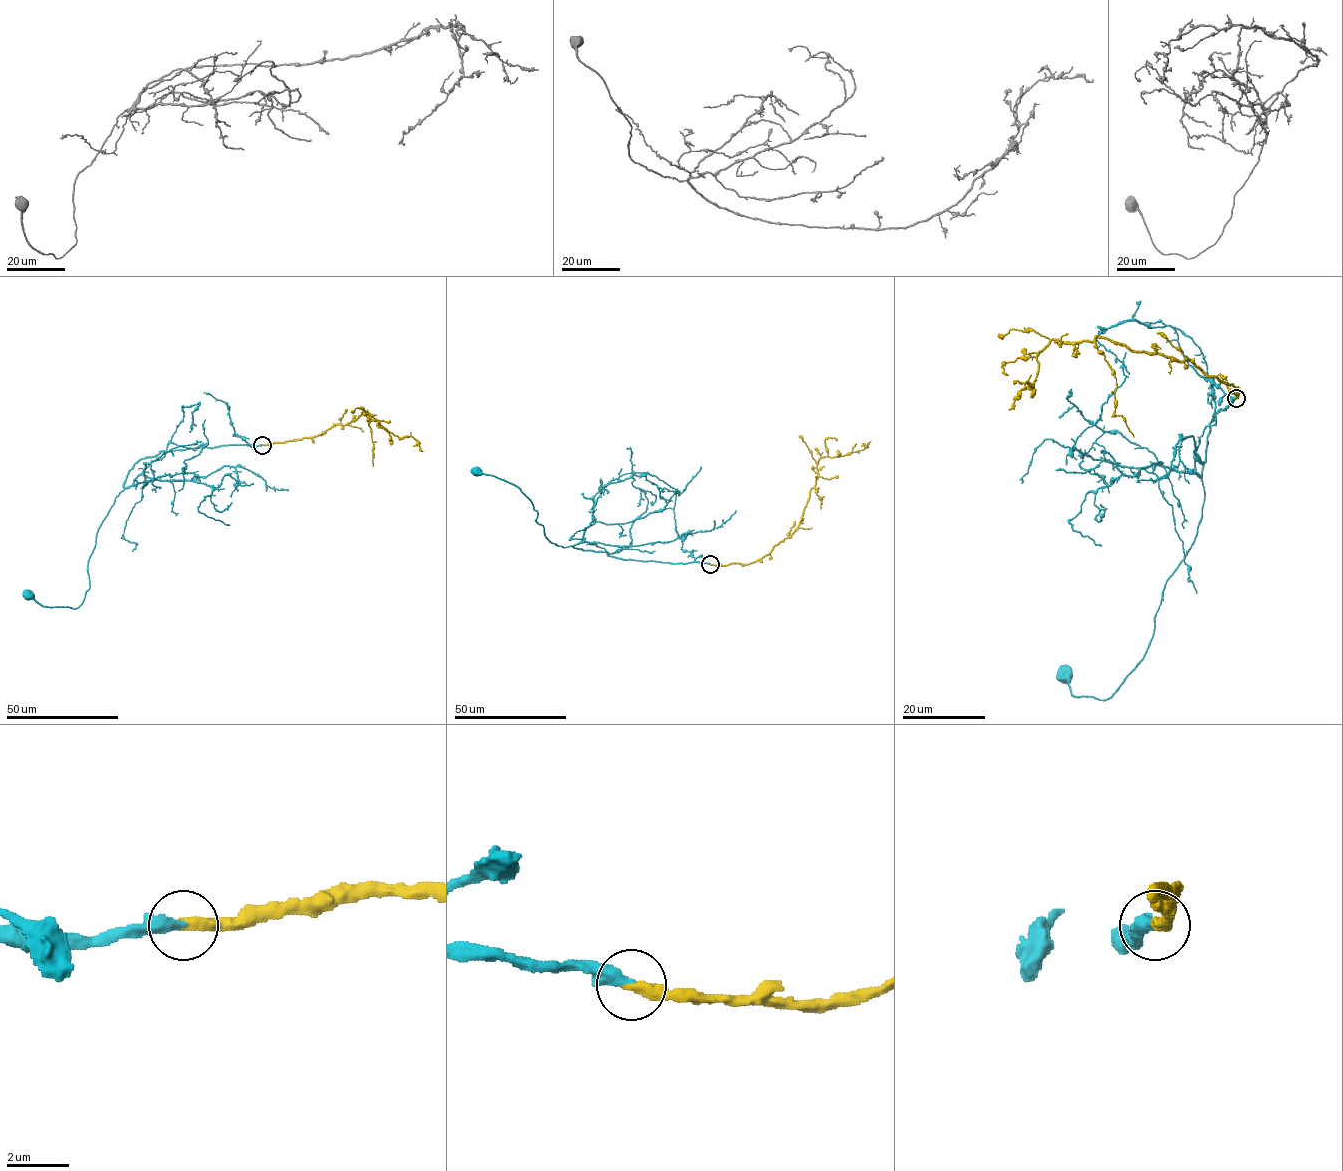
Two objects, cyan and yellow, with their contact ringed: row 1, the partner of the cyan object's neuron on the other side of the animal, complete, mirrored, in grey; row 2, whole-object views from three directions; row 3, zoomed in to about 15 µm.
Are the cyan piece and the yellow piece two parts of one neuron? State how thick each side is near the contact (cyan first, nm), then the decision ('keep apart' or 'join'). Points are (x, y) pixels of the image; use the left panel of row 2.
380 nm thick on the cyan side, 400 nm on the other; join

